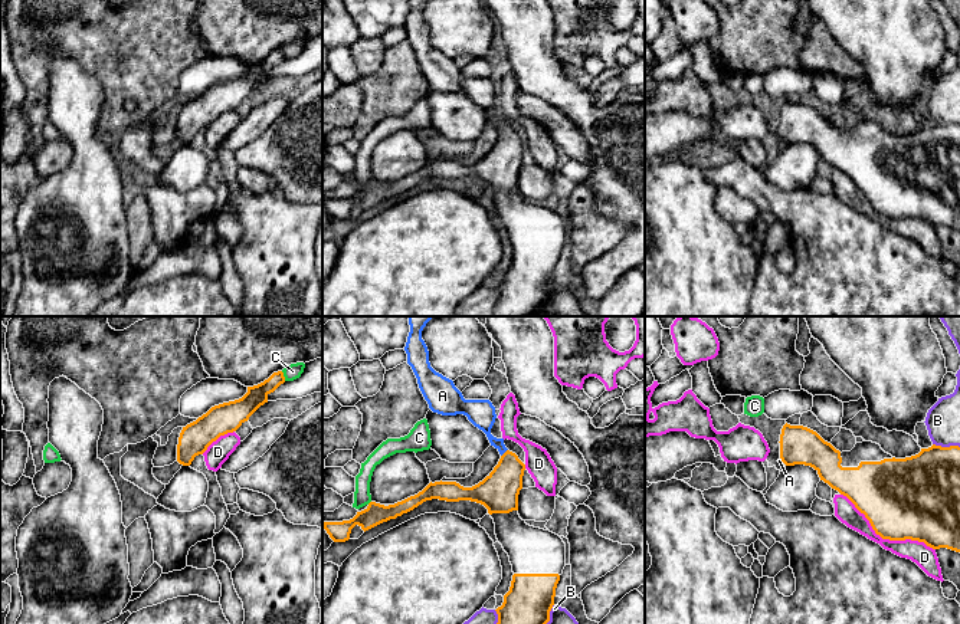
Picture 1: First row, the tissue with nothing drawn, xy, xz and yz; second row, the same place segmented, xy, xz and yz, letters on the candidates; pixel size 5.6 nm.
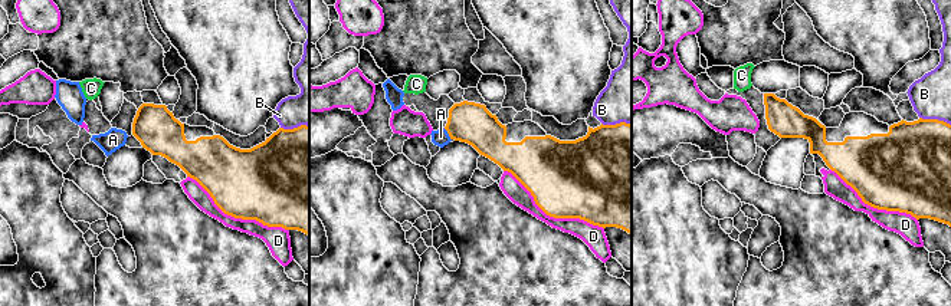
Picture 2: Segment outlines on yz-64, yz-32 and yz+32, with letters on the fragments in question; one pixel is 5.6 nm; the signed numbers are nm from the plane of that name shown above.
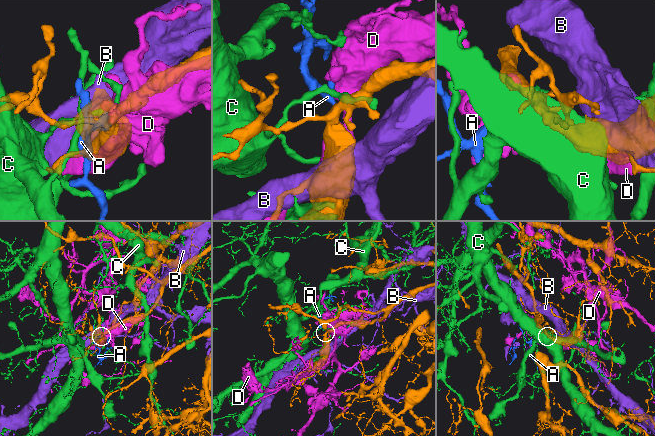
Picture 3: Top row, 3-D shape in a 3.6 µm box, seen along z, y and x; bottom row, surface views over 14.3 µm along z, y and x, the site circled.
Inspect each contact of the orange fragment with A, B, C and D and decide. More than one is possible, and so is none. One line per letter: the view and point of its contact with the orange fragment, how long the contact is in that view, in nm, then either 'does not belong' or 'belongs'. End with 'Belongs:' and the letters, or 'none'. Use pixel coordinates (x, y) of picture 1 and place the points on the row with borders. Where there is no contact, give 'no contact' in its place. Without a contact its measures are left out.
A: xz (504, 453) | 60 nm | belongs
B: xz (549, 614) | 120 nm | does not belong
C: xy (282, 375) | 60 nm | does not belong
D: yz (885, 538) | 600 nm | does not belong
Belongs: A

